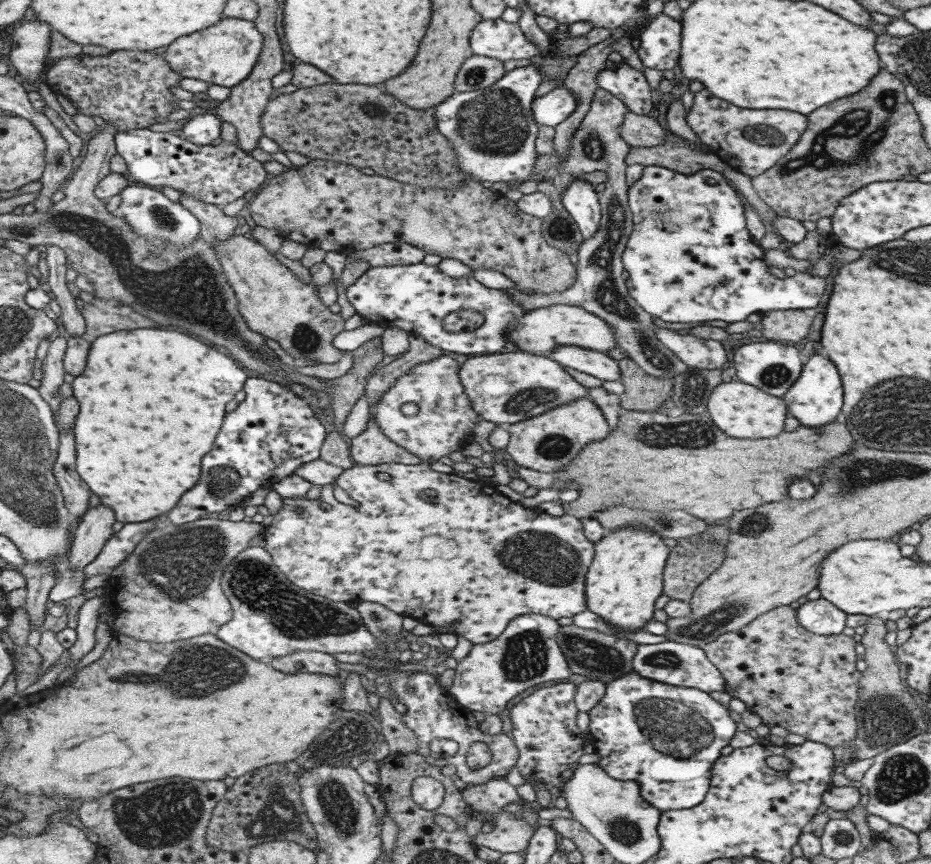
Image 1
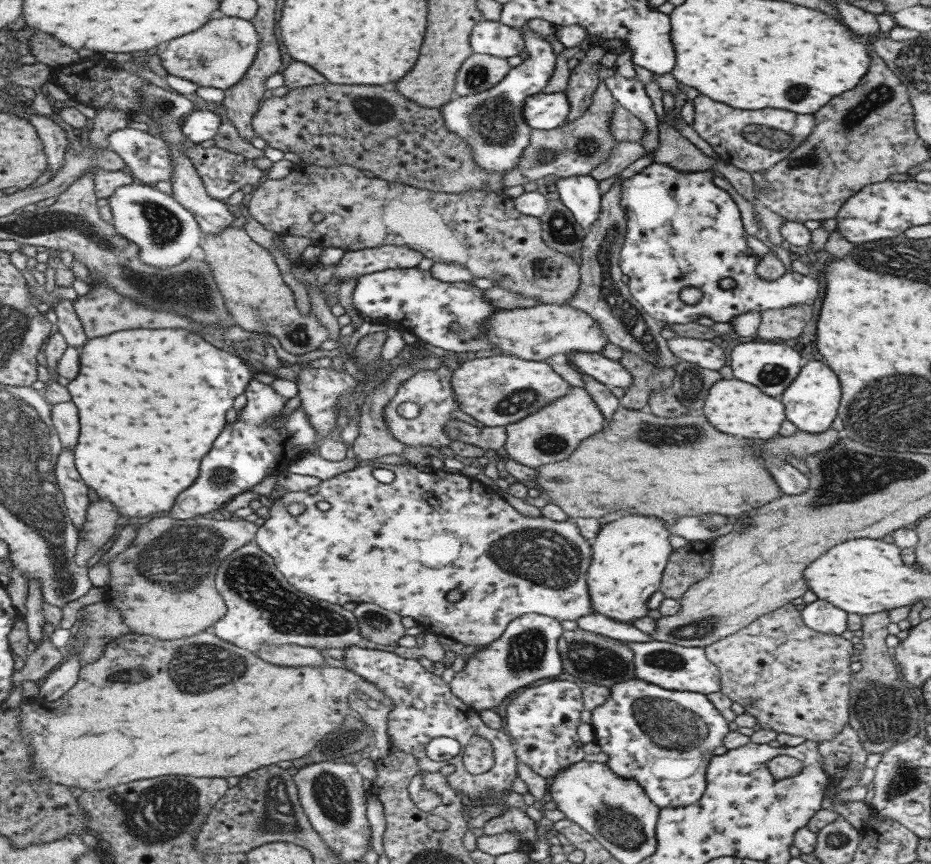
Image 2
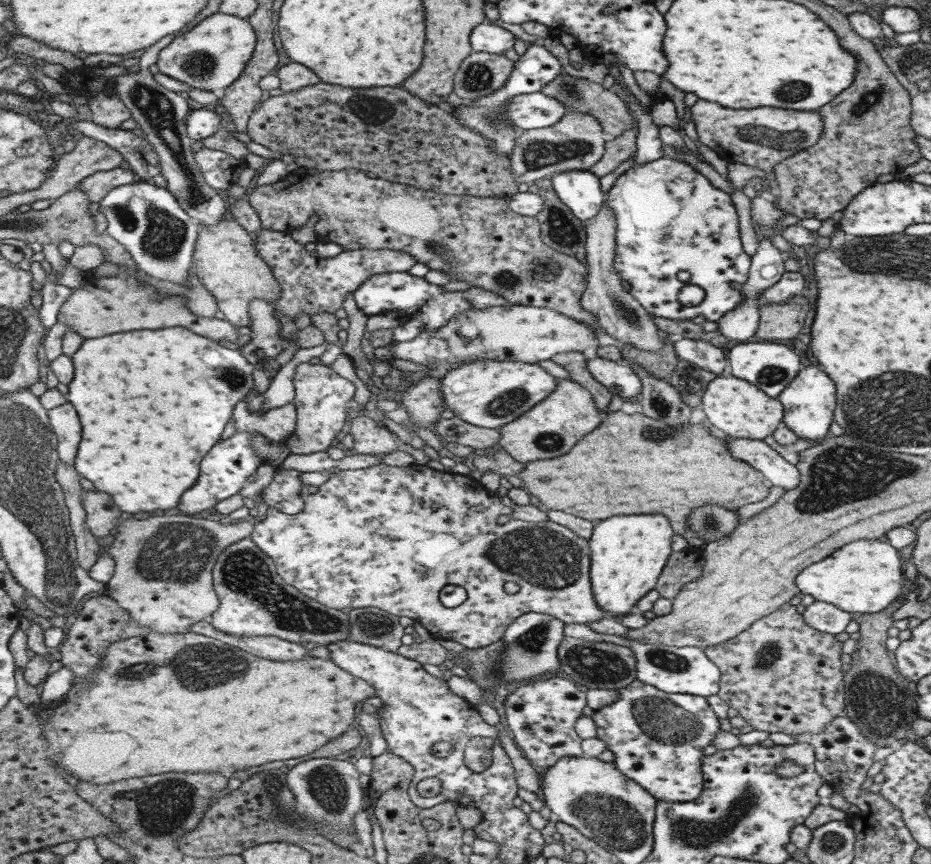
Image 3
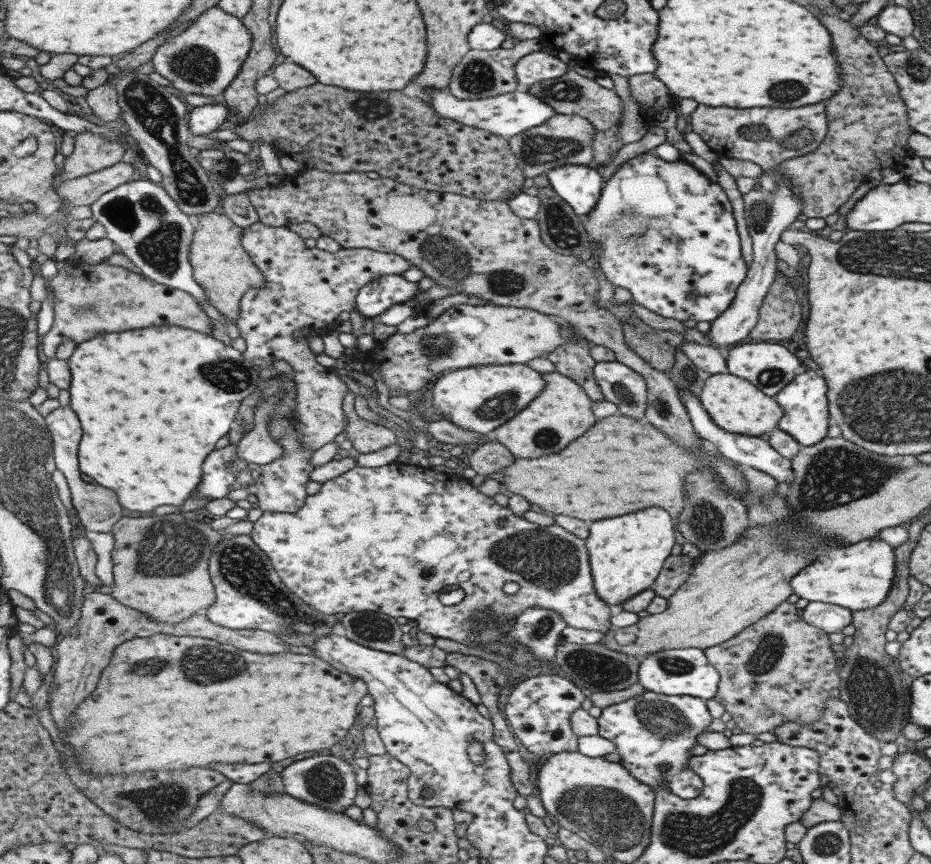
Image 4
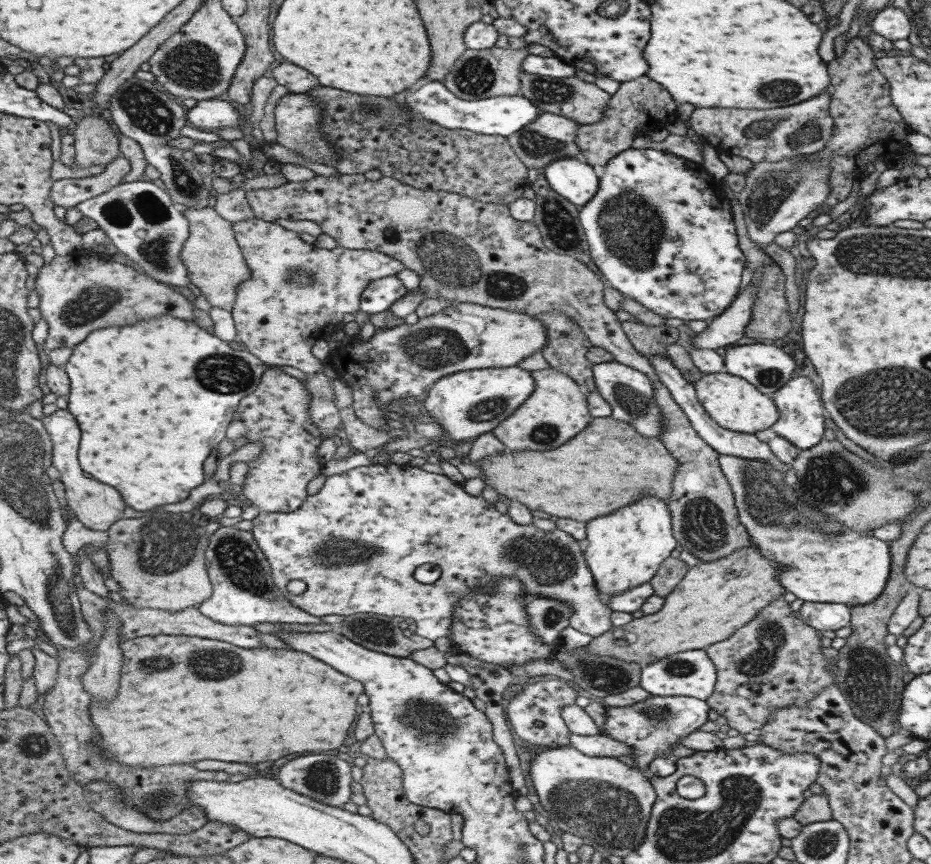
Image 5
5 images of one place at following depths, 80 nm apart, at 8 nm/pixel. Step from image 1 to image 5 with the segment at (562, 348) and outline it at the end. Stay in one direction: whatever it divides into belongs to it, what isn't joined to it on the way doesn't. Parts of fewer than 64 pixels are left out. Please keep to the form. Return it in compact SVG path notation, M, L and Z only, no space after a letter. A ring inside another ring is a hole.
M603 362L592 366L594 388L610 406L610 417L631 424L645 438L662 434L662 416L654 404L654 388L646 374L618 362Z

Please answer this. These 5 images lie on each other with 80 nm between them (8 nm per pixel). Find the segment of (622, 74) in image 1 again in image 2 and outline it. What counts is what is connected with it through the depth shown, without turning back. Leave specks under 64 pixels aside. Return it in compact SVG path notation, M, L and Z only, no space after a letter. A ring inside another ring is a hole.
M615 73L605 77L604 83L614 100L643 123L646 131L643 131L638 143L646 152L653 152L658 146L658 121L642 82L636 76L634 79L625 79Z

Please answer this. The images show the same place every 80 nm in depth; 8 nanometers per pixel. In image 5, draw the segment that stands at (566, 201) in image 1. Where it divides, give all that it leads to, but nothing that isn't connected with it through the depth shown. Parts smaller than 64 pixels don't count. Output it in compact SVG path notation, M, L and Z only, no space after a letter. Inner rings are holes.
M556 158L542 170L547 186L577 208L589 202L595 194L598 178L583 160Z

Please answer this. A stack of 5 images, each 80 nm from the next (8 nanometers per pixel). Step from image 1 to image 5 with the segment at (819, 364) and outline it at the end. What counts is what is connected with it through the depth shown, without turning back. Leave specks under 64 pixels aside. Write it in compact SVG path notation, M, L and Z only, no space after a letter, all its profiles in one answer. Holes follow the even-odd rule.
M800 375L789 379L781 388L771 394L771 400L778 412L777 420L772 424L771 430L800 451L815 446L822 439L821 435L825 430L823 427L825 411L819 405L819 397L815 395L812 384L806 377L803 378Z

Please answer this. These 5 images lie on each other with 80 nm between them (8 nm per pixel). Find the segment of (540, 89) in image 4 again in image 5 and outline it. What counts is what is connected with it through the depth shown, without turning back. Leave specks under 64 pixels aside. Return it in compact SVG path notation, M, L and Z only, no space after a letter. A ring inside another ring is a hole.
M521 71L518 77L521 96L533 101L539 110L557 116L569 117L579 125L600 121L602 110L606 107L611 96L599 89L594 83L581 81L575 75L567 78L547 78L546 76L529 75L525 71Z

